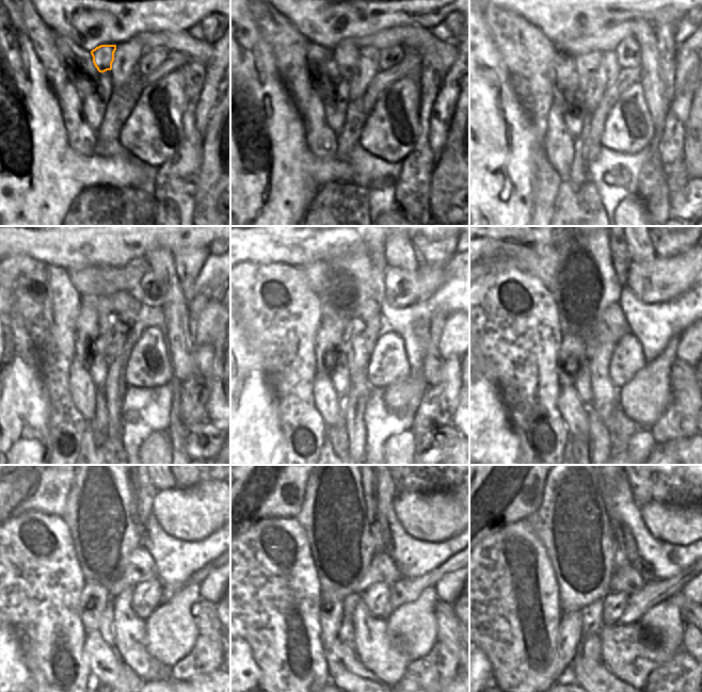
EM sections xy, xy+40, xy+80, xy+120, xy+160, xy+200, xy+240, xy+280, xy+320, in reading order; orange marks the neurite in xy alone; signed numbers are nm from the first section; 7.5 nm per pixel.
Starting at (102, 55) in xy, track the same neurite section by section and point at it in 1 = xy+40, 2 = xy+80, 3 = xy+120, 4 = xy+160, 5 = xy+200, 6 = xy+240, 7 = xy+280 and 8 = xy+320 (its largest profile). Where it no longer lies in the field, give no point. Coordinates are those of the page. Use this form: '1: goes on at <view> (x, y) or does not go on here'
1: goes on at xy+40 (347, 57)
2: goes on at xy+80 (587, 65)
3: goes on at xy+120 (118, 306)
4: goes on at xy+160 (368, 321)
5: goes on at xy+200 (611, 326)
6: goes on at xy+240 (140, 566)
7: goes on at xy+280 (382, 568)
8: goes on at xy+320 (627, 579)

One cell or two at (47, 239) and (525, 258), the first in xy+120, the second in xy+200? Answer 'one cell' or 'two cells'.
two cells

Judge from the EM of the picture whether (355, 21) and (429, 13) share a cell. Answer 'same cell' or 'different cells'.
same cell

